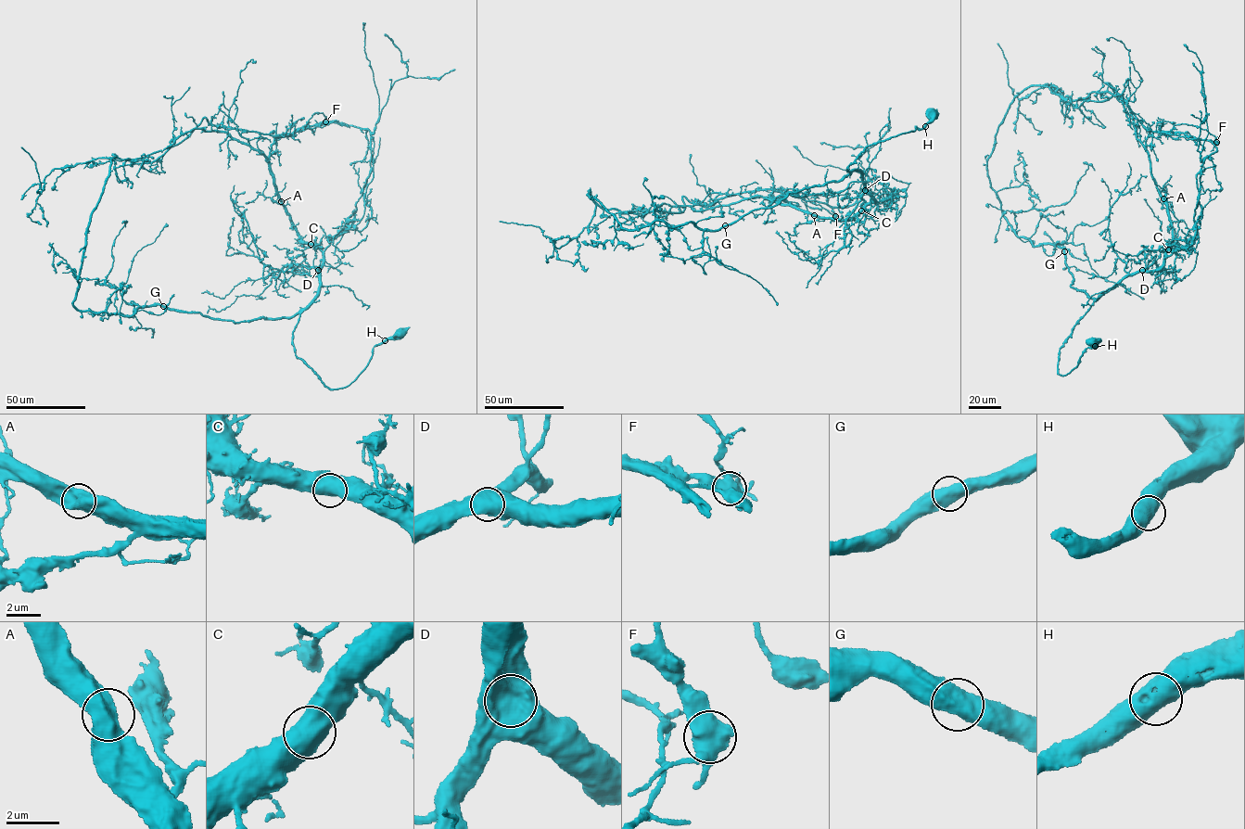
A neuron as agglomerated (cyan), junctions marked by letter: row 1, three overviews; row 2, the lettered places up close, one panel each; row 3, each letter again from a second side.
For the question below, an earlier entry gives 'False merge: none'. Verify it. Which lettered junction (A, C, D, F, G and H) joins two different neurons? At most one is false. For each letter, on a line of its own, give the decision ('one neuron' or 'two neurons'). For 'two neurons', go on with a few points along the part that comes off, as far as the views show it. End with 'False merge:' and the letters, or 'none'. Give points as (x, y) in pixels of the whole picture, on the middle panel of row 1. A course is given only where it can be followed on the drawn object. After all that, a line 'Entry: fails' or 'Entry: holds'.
A: one neuron
C: one neuron
D: one neuron
F: one neuron
G: one neuron
H: one neuron
False merge: none
Entry: holds

